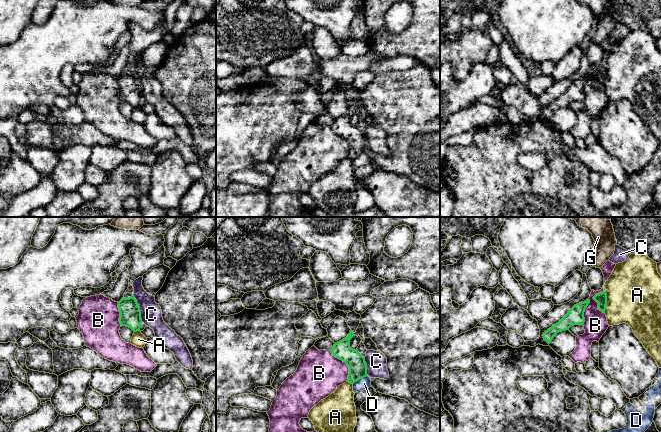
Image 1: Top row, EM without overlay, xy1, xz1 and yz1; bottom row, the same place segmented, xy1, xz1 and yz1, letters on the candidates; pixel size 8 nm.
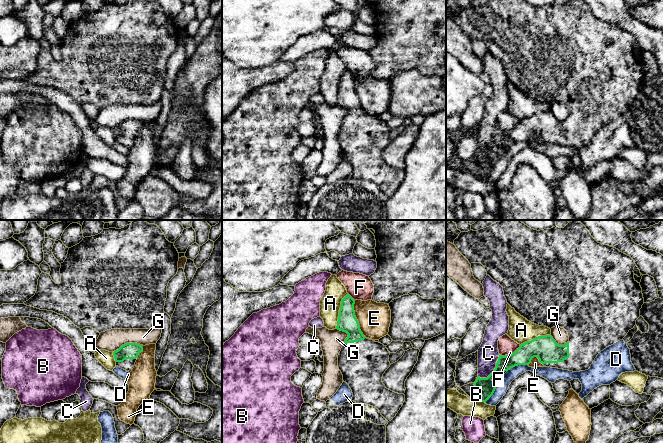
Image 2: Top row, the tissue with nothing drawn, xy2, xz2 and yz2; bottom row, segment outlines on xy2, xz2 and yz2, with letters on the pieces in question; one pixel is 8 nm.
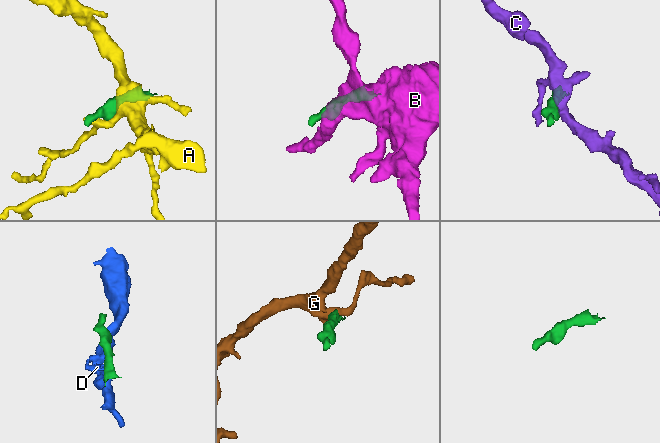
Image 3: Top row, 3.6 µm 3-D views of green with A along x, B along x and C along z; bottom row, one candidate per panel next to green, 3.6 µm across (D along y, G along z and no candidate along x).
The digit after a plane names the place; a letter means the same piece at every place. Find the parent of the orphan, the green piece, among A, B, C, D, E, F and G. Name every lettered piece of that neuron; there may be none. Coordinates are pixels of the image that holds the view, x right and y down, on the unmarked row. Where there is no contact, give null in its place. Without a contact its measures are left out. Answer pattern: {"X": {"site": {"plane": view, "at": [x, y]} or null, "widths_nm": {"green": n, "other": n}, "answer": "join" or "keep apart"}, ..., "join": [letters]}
{"A": {"site": {"plane": "xz2", "at": [339, 87]}, "widths_nm": {"green": 160, "other": 170}, "answer": "keep apart"}, "B": {"site": {"plane": "xz1", "at": [346, 140]}, "widths_nm": {"green": 150, "other": 360}, "answer": "keep apart"}, "C": {"site": {"plane": "yz2", "at": [494, 146]}, "widths_nm": {"green": 160, "other": 170}, "answer": "keep apart"}, "D": {"site": {"plane": "yz2", "at": [495, 164]}, "widths_nm": {"green": 160, "other": 100}, "answer": "keep apart"}, "E": {"site": {"plane": "xz2", "at": [356, 94]}, "widths_nm": {"green": 160, "other": 260}, "answer": "keep apart"}, "F": {"site": {"plane": "yz2", "at": [510, 130]}, "widths_nm": {"green": 170, "other": 140}, "answer": "keep apart"}, "G": {"site": {"plane": "xy2", "at": [126, 119]}, "widths_nm": {"green": 130, "other": 180}, "answer": "keep apart"}, "join": []}

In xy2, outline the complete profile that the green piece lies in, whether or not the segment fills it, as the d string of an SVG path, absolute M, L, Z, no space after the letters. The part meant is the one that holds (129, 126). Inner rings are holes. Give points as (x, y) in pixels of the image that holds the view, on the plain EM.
M126 119L113 128L116 142L131 148L134 144L138 131L143 128L143 121Z

